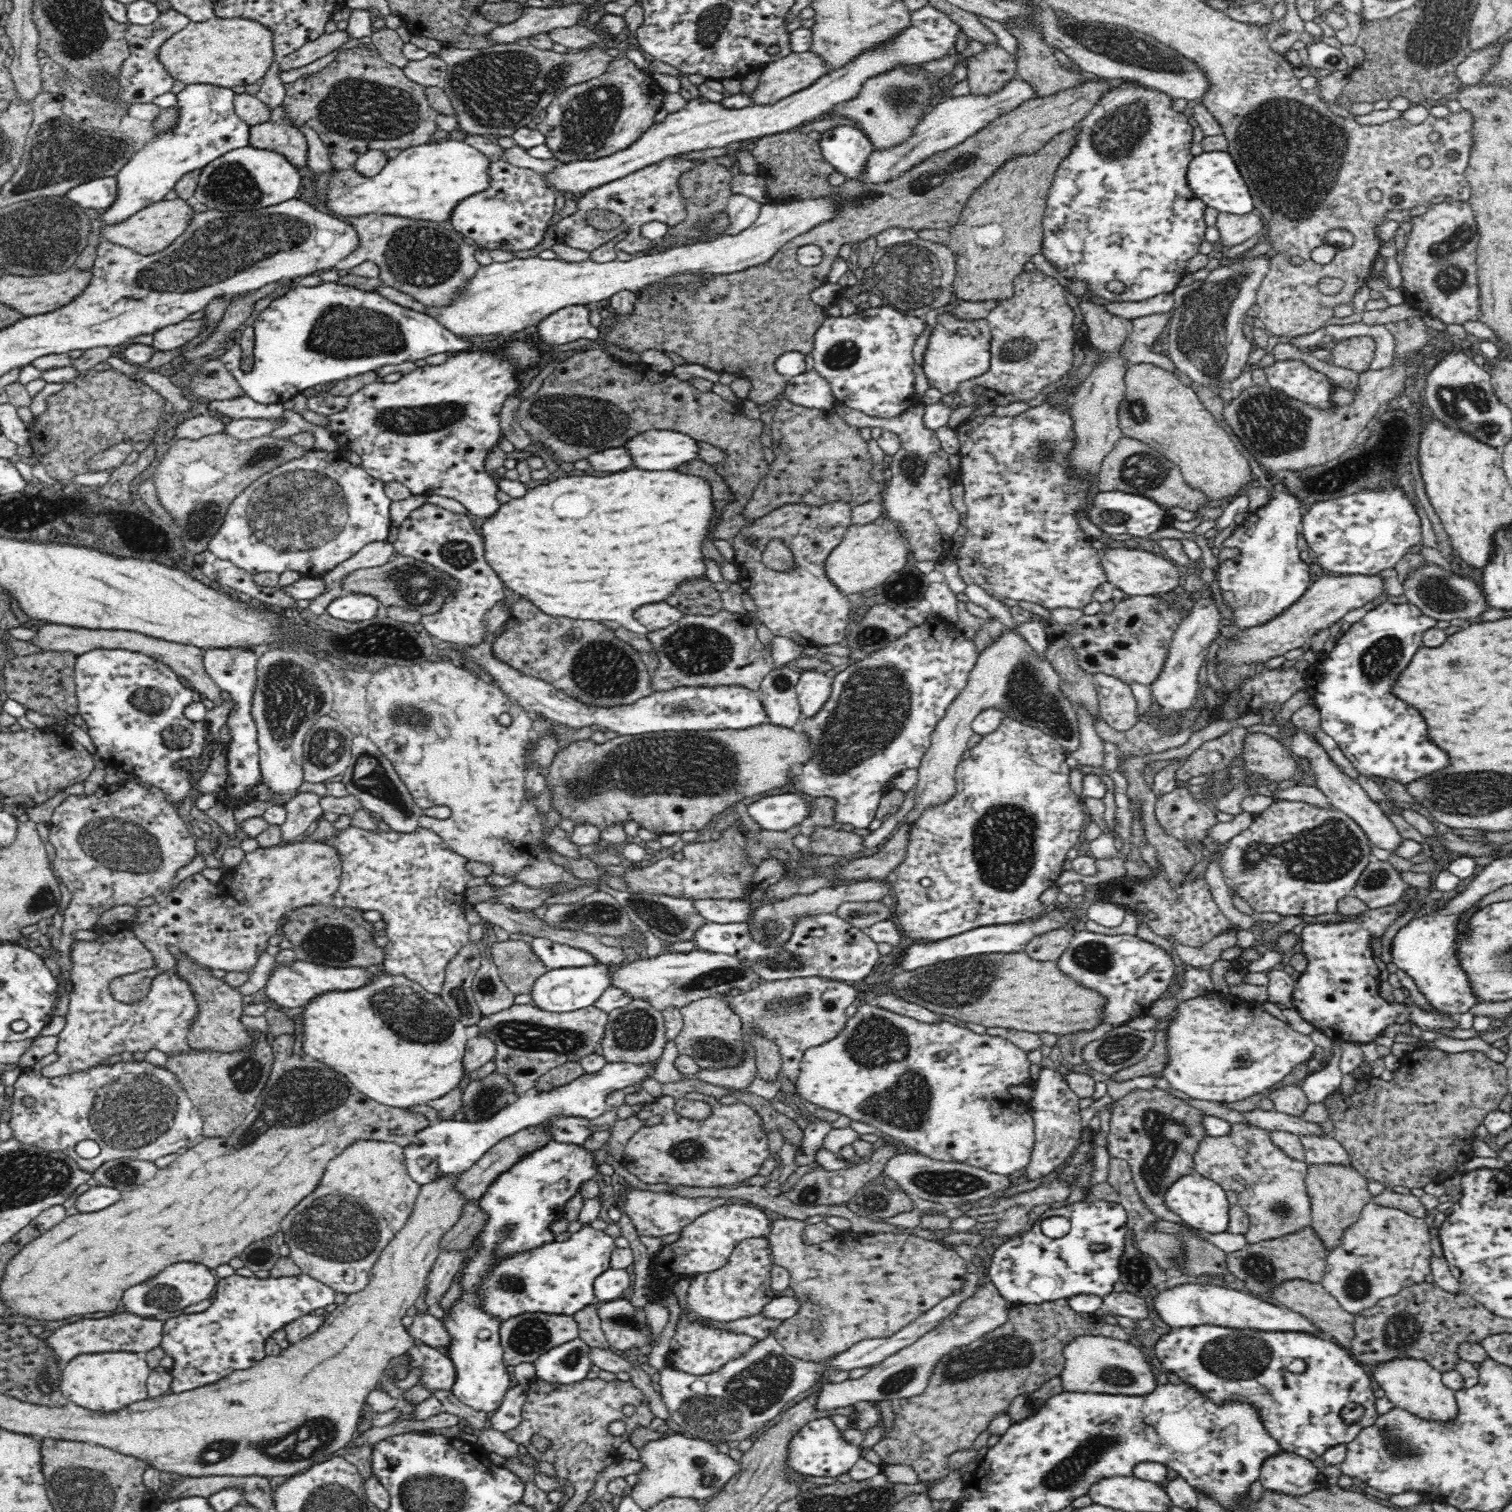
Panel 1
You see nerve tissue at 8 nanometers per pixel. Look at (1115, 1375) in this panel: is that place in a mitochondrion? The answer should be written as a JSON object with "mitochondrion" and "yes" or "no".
{"mitochondrion":"yes"}

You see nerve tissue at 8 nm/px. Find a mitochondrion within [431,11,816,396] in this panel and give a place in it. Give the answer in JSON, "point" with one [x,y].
{"point":[499,89]}

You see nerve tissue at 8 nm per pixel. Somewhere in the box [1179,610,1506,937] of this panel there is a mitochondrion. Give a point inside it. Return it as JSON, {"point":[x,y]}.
{"point":[1327,852]}

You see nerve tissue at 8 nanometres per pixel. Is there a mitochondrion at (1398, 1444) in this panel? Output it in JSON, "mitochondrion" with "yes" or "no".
{"mitochondrion":"yes"}

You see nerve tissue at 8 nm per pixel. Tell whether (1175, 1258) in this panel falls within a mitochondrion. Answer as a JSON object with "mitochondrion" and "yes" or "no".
{"mitochondrion":"yes"}

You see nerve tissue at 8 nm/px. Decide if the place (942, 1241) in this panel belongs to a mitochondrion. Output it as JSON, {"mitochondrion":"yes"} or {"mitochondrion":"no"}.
{"mitochondrion":"no"}

